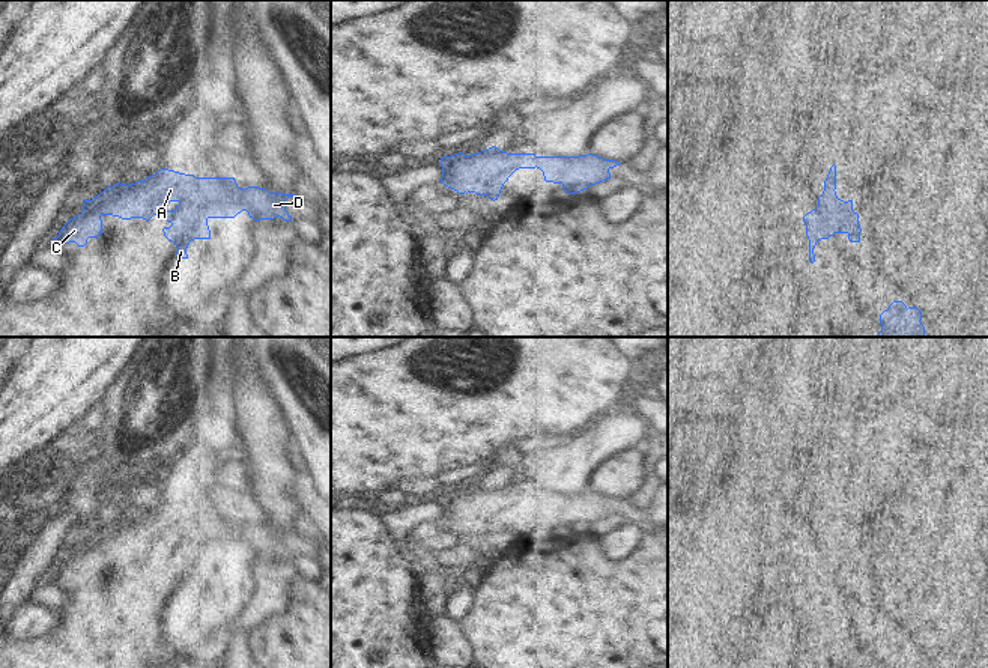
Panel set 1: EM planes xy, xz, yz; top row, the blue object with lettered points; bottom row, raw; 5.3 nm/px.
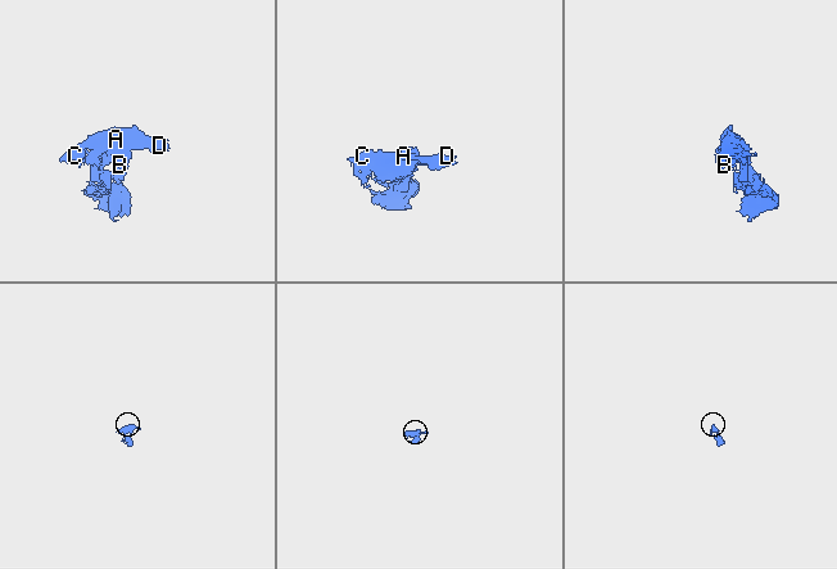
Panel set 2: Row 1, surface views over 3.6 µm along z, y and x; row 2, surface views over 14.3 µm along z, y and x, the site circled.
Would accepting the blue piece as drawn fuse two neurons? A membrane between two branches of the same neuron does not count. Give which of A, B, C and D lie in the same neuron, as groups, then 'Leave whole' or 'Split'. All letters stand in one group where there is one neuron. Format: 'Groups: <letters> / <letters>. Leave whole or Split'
Groups: A B C D. Leave whole

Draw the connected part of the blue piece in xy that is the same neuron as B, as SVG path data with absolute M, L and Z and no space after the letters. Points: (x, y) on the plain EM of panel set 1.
M168 506L135 521L114 521L92 537L84 537L83 548L68 557L51 581L75 579L84 584L89 575L102 572L102 552L122 557L149 558L162 551L171 561L164 573L177 584L177 594L188 596L186 585L194 576L211 576L209 555L235 555L247 548L250 555L292 558L284 539L295 531L269 530L265 525L239 525L235 515L195 515Z

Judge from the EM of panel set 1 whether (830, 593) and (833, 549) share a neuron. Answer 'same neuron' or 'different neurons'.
same neuron

